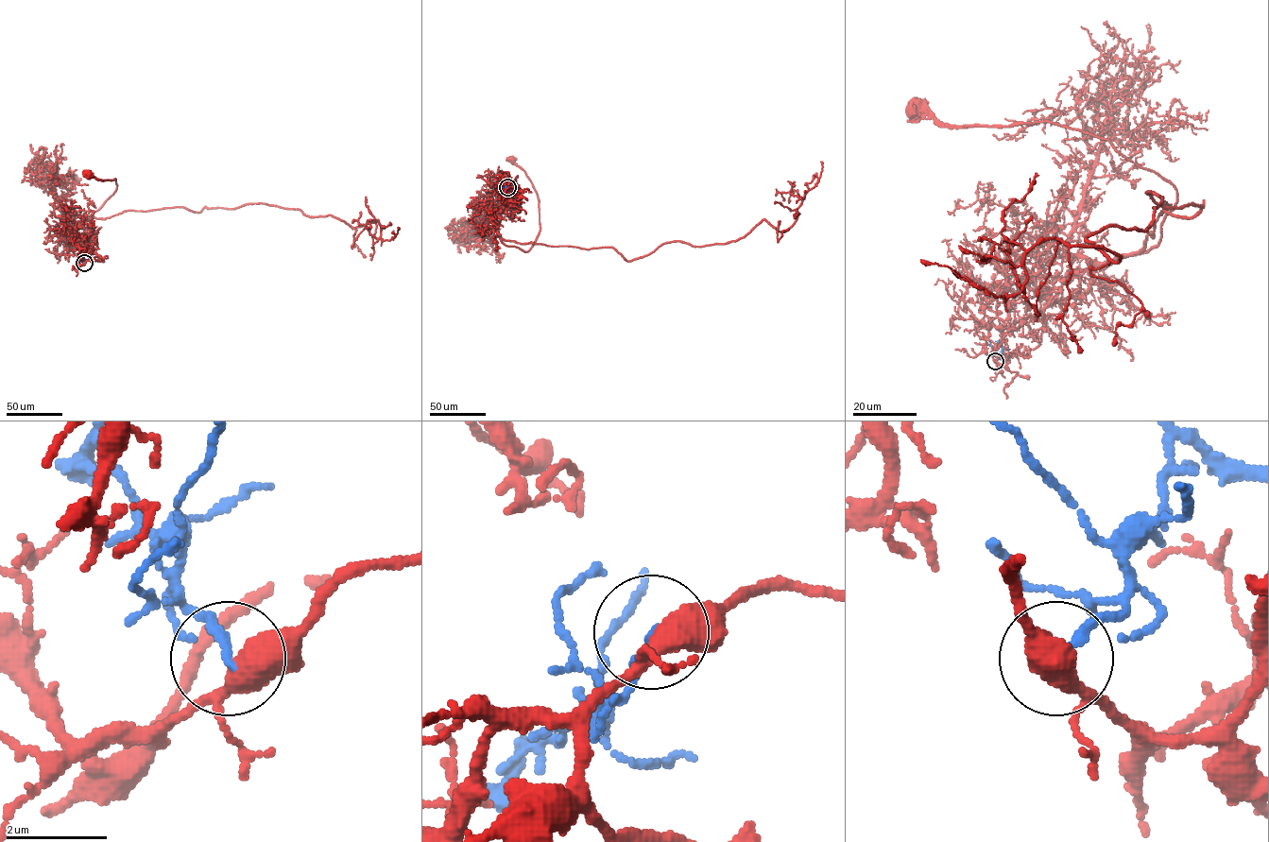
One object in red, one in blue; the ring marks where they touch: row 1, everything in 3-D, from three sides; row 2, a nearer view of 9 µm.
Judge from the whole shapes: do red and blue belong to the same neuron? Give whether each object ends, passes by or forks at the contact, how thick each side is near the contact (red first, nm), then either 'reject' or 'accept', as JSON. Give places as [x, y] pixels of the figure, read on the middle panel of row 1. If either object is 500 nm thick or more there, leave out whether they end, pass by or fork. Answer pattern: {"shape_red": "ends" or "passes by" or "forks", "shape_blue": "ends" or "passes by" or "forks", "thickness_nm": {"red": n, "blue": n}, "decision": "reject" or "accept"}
{"shape_red": "forks", "shape_blue": "ends", "thickness_nm": {"red": 400, "blue": 190}, "decision": "reject"}

